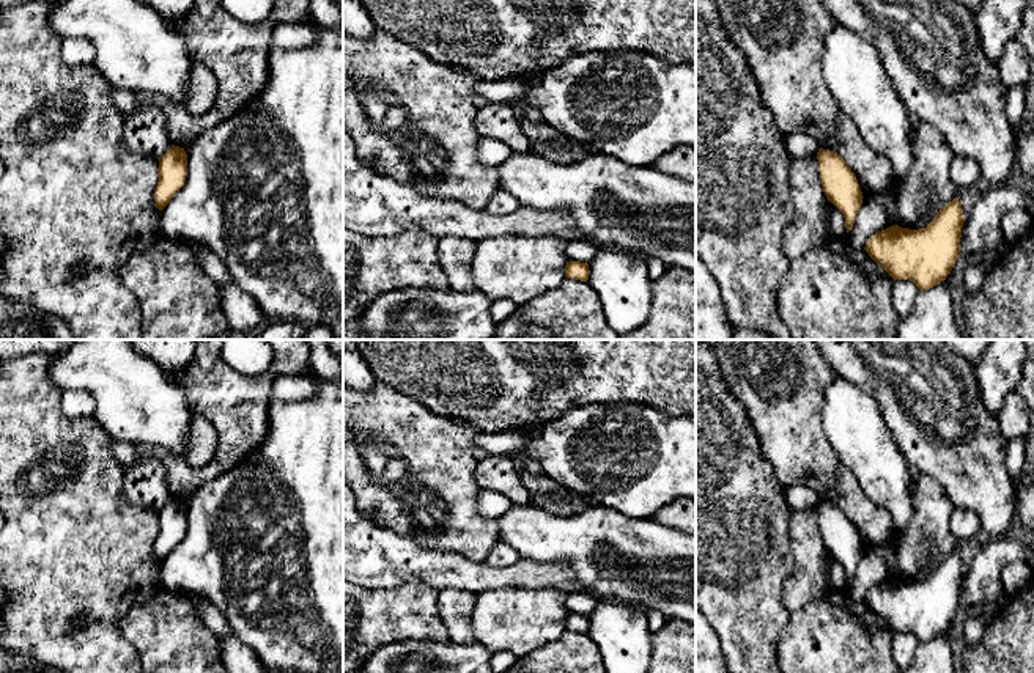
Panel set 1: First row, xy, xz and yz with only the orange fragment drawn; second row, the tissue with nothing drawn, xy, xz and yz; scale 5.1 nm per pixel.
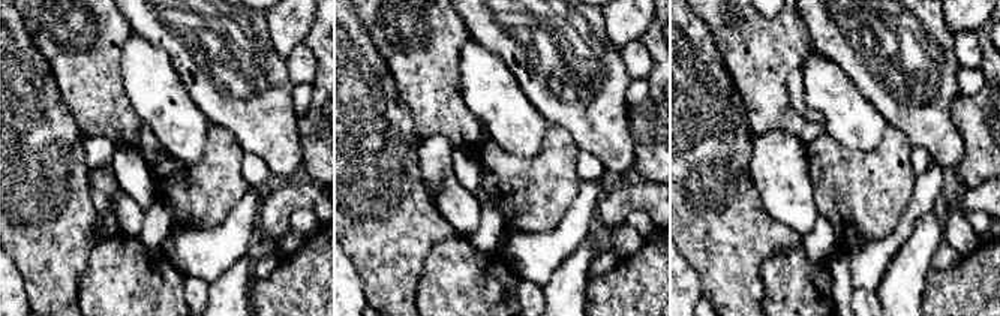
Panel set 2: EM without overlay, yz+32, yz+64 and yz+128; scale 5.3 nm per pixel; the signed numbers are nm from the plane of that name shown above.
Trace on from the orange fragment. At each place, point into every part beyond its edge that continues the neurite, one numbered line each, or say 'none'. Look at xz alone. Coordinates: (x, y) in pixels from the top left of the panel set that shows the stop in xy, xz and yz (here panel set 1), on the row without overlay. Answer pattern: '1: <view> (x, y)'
none

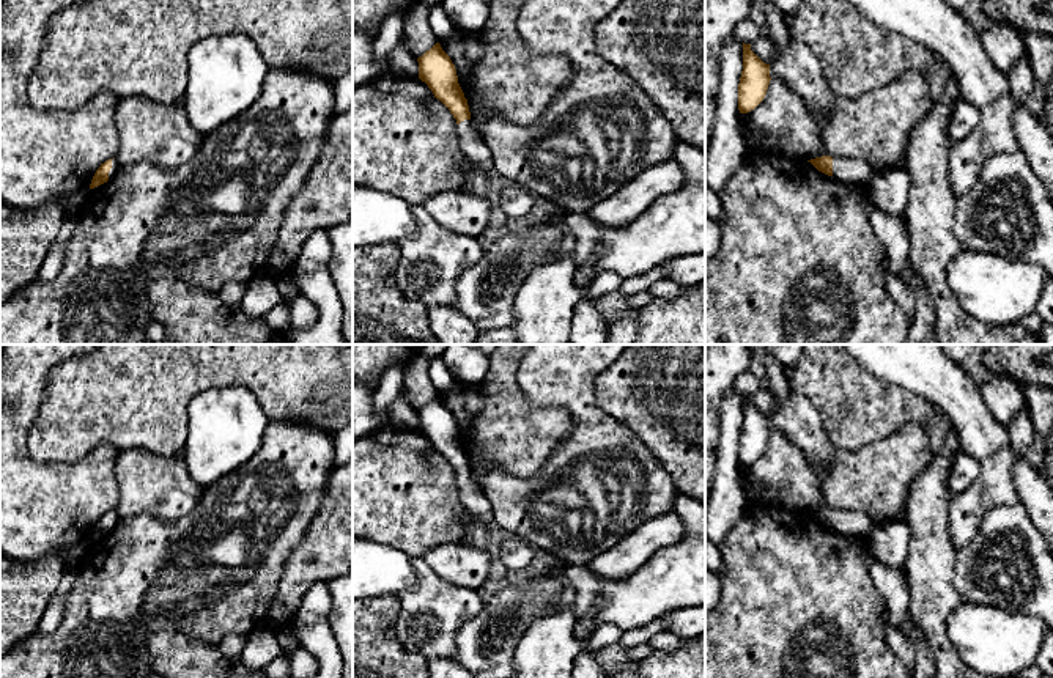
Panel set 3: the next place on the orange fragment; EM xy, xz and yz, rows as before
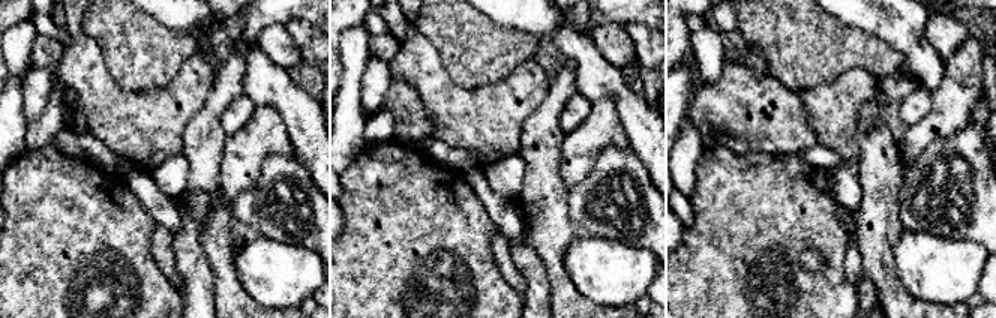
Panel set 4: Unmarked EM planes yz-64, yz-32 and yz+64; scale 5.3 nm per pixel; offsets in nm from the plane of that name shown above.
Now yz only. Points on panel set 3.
1: yz (850, 523)

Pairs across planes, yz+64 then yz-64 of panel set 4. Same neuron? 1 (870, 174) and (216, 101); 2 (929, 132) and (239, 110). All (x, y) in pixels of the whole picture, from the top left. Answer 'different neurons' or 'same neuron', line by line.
1: same neuron
2: different neurons

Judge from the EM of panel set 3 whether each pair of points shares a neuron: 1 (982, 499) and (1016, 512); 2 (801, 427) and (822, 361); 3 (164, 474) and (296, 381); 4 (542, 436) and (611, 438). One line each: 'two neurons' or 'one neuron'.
1: two neurons
2: two neurons
3: two neurons
4: two neurons

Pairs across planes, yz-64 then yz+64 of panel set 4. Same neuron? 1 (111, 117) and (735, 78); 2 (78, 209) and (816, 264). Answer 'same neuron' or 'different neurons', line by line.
1: different neurons
2: different neurons

